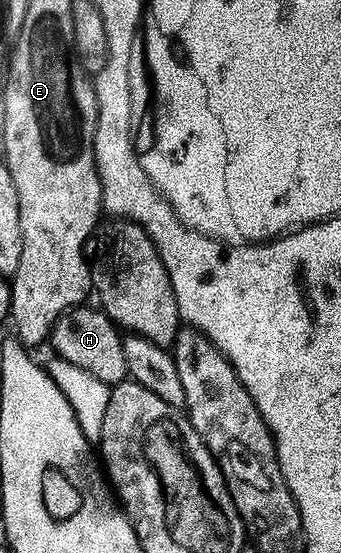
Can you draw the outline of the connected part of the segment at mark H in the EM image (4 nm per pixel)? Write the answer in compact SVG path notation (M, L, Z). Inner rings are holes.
M82 305L74 307L59 316L53 327L51 344L56 358L71 361L71 365L79 365L79 369L87 369L91 377L99 377L109 388L129 379L127 360L123 354L123 335L116 323L105 315L105 312L96 306Z

